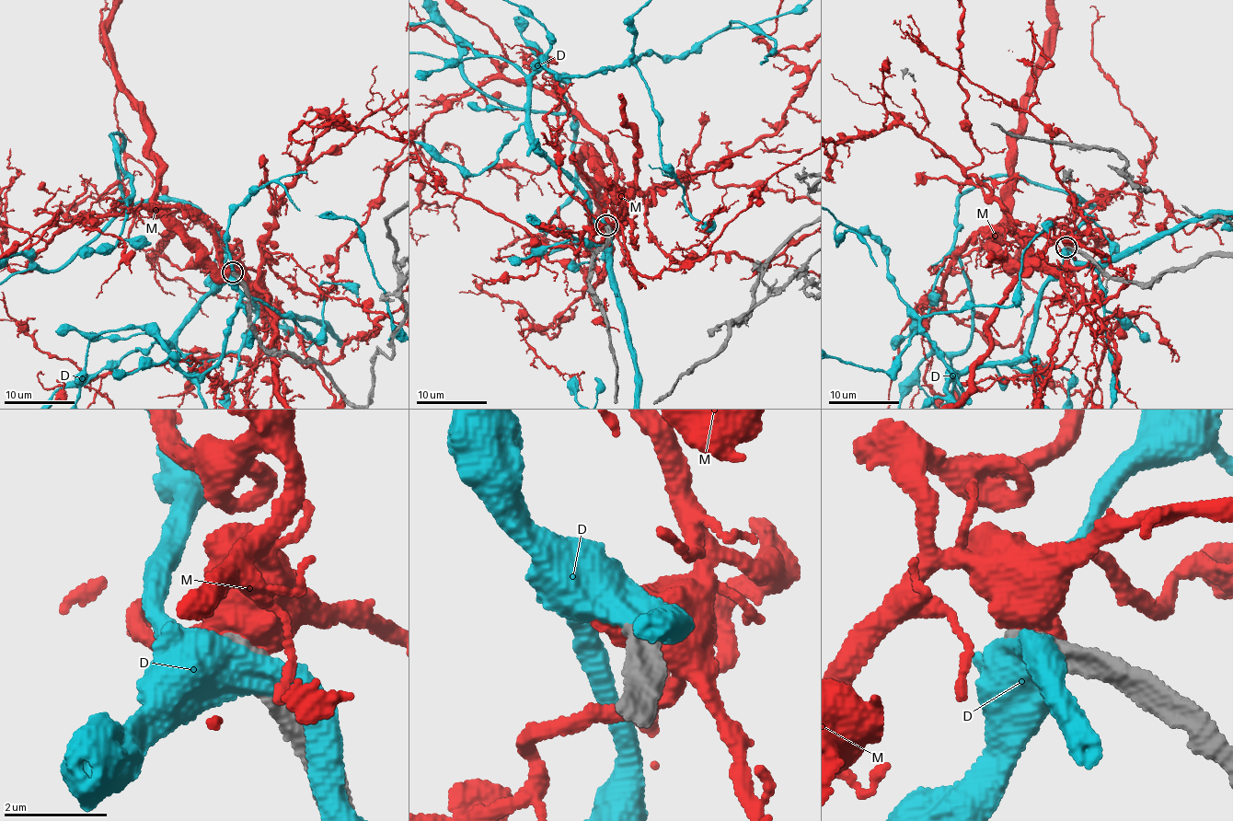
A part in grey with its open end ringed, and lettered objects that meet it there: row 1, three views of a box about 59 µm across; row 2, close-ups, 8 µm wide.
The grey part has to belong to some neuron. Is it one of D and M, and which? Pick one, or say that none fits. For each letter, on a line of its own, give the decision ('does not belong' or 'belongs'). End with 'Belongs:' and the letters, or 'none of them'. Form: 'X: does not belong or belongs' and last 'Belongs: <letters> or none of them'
D: does not belong
M: does not belong
Belongs: none of them

